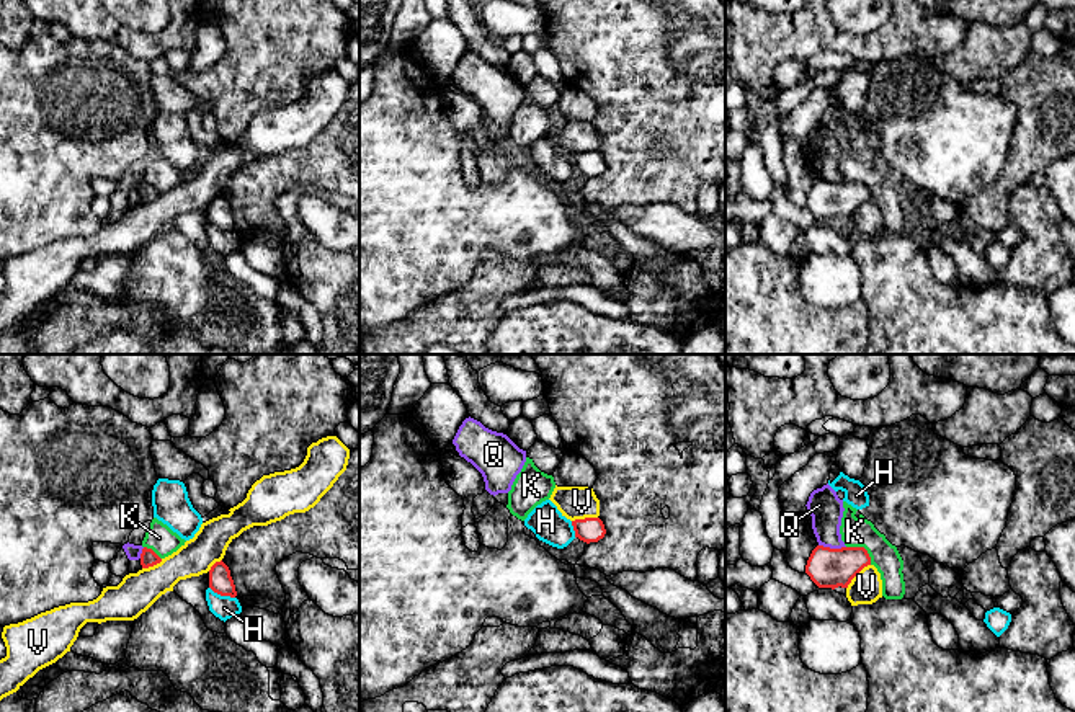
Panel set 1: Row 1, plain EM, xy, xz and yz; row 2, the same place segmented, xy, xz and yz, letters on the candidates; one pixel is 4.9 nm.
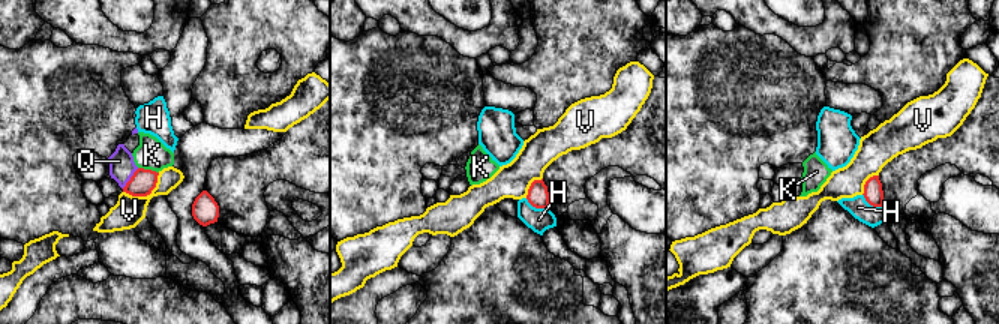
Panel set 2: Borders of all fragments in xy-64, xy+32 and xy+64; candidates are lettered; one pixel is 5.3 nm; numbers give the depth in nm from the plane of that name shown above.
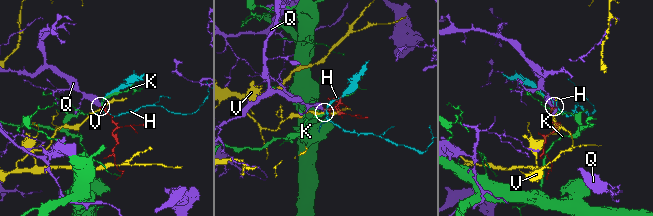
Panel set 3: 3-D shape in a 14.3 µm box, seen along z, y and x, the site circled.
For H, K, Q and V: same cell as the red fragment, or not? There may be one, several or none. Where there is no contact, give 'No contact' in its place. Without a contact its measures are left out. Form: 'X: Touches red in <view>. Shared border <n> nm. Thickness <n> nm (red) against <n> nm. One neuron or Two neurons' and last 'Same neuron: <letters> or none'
H: Touches red in xy. Shared border 140 nm. Thickness 120 nm (red) against 120 nm. Two neurons
K: Touches red in yz. Shared border 160 nm. Thickness 190 nm (red) against 140 nm. Two neurons
Q: Touches red in yz. Shared border 140 nm. Thickness 190 nm (red) against 160 nm. Two neurons
V: Touches red in yz. Shared border 170 nm. Thickness 190 nm (red) against 160 nm. Two neurons
Same neuron: none

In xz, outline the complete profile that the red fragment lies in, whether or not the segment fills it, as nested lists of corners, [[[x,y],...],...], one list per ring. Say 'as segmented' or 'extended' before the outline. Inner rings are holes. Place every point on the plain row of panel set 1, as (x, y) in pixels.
as segmented; [[[585,152],[572,155],[575,171],[590,178],[604,171],[606,163],[600,152]]]

